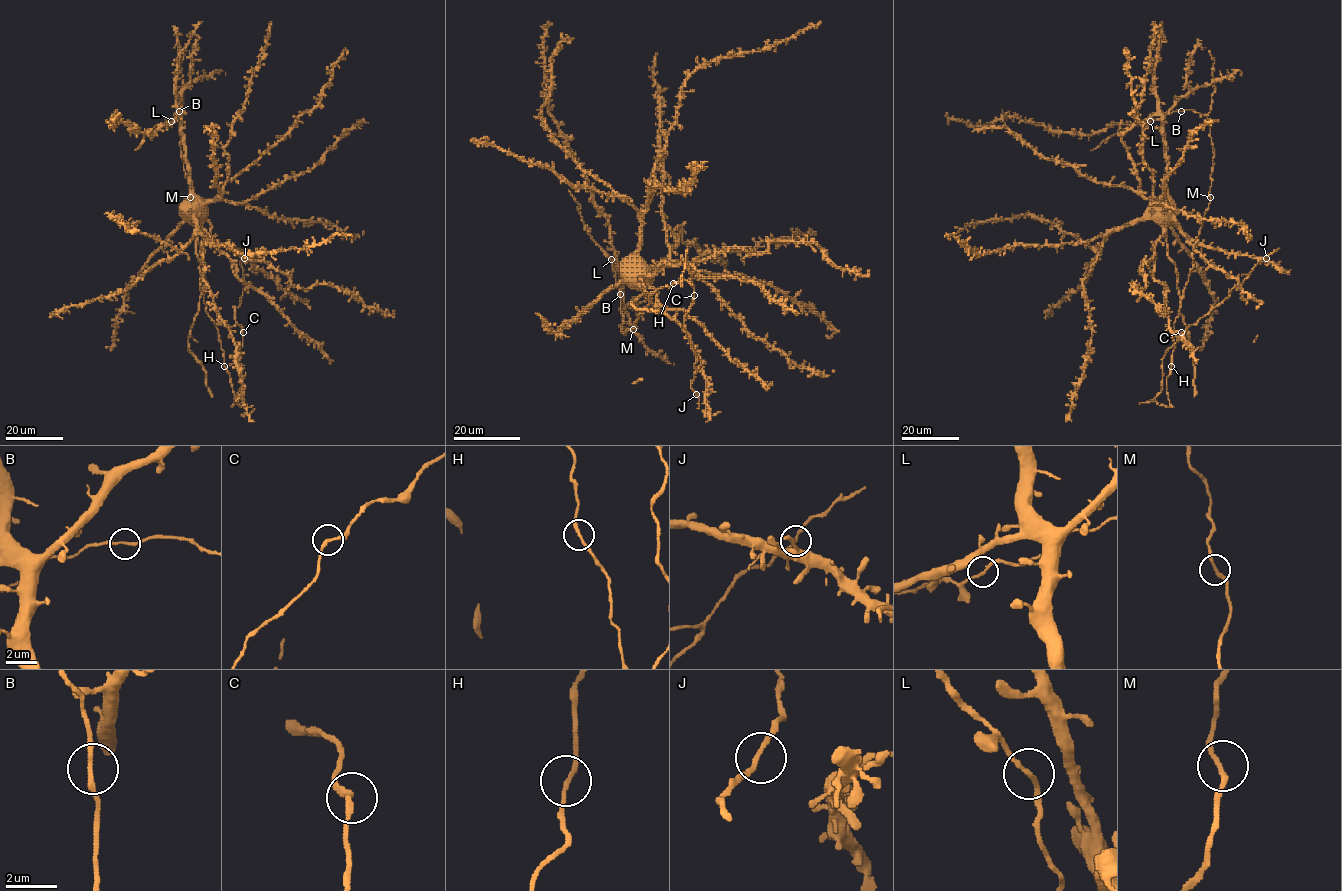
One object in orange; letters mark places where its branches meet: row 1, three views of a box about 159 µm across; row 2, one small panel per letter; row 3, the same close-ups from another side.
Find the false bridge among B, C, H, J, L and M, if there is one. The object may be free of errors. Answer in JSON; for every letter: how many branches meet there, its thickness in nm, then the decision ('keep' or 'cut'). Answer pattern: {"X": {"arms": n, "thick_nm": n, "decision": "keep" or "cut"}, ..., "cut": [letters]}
{"B": {"arms": 2, "thick_nm": 190, "decision": "keep"}, "C": {"arms": 2, "thick_nm": 200, "decision": "keep"}, "H": {"arms": 2, "thick_nm": 180, "decision": "keep"}, "J": {"arms": 2, "thick_nm": 180, "decision": "keep"}, "L": {"arms": 2, "thick_nm": 170, "decision": "keep"}, "M": {"arms": 2, "thick_nm": 200, "decision": "keep"}, "cut": []}

